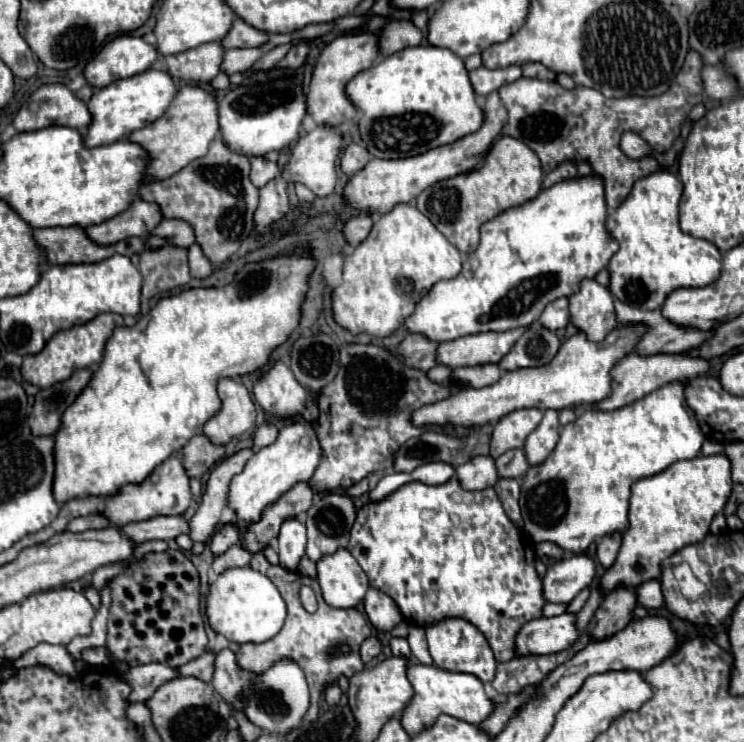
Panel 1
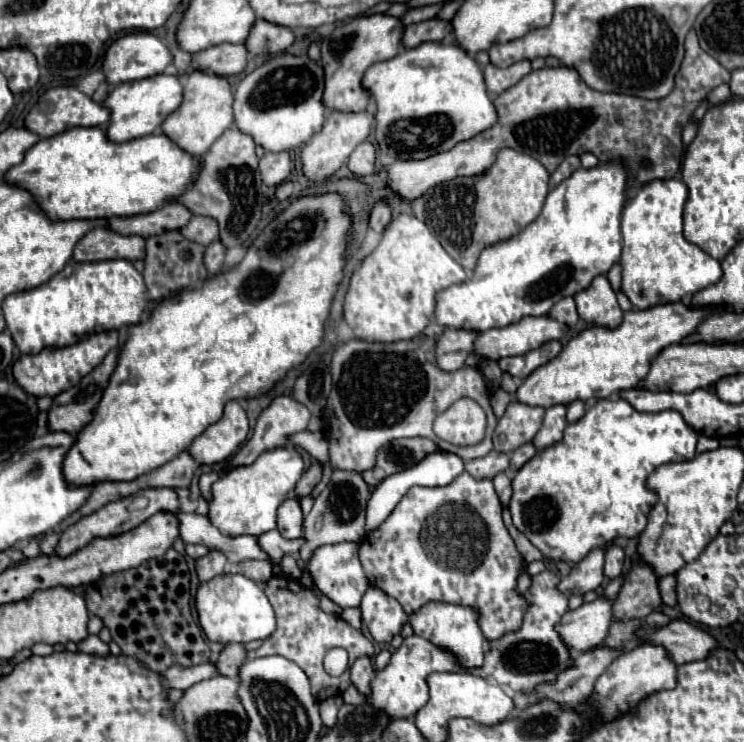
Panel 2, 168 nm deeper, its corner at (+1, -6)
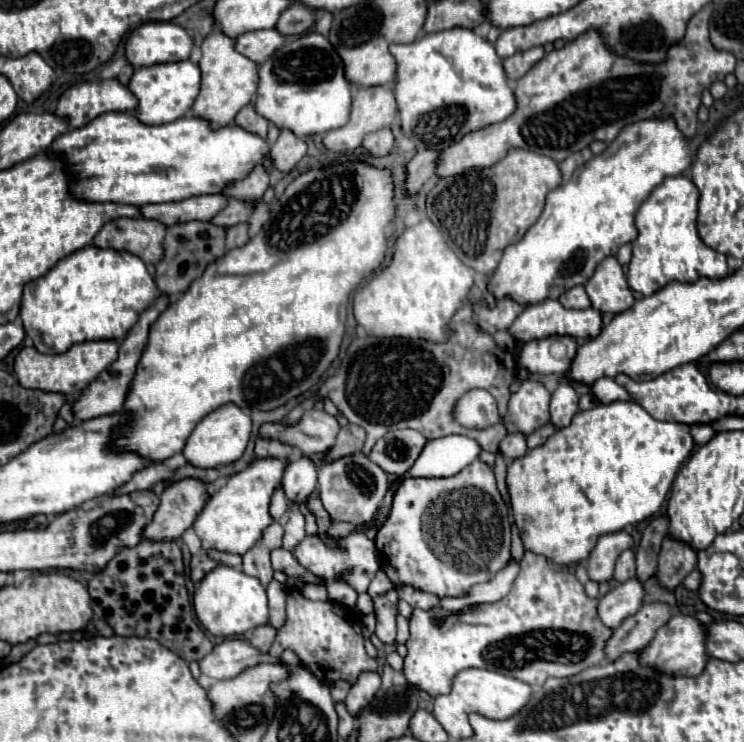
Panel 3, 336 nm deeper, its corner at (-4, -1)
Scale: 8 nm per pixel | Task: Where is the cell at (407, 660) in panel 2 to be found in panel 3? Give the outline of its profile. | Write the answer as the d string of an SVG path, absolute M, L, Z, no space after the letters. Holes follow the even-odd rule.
M526 553L520 561L520 573L514 581L512 591L496 603L482 603L472 609L466 607L460 615L442 613L442 611L420 611L414 609L410 619L410 639L406 641L406 657L404 657L404 679L418 691L426 691L430 697L438 697L450 691L452 679L458 671L468 667L490 669L528 685L542 685L548 677L572 677L582 669L594 667L604 659L604 643L610 637L610 629L604 627L596 615L598 599L590 599L584 593L584 585L576 579L572 571L556 569L546 557L536 553ZM444 617L444 621L436 627L430 619Z

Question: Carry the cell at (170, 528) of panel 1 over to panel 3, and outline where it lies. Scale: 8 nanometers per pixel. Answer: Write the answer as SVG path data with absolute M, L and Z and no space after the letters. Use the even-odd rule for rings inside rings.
M274 549L270 553L270 559L274 571L284 571L286 575L298 577L298 579L302 579L306 583L322 583L320 577L316 577L310 571L302 569L302 565L298 565L296 557L286 549Z

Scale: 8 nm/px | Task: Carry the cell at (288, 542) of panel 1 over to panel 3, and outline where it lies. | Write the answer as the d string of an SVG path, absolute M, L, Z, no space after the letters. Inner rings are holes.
M308 457L290 463L282 477L282 489L286 499L290 503L304 505L306 499L316 491L316 479L318 479L316 465Z

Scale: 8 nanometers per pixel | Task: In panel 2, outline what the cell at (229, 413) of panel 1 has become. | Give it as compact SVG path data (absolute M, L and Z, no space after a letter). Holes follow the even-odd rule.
M227 402L221 420L211 424L191 442L189 454L197 464L221 464L237 452L247 440L247 434L249 420L245 410L239 402Z

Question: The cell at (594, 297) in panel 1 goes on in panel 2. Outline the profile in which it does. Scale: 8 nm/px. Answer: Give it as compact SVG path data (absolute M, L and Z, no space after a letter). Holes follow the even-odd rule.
M597 276L589 288L575 294L579 316L587 324L615 328L621 324L623 312L607 276Z

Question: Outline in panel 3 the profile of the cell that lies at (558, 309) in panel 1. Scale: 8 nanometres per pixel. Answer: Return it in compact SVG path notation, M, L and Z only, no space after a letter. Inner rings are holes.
M578 285L574 289L568 289L566 293L562 293L560 303L564 307L568 307L568 309L588 309L590 307L590 299L588 299L588 295L586 295L586 291L584 291L582 285Z

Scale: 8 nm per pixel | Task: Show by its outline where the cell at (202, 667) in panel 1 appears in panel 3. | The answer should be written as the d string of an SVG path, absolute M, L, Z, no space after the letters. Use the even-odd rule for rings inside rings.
M262 625L248 635L248 643L254 645L254 649L262 649L262 653L266 653L270 649L274 637L276 637L276 629L272 629L270 625Z

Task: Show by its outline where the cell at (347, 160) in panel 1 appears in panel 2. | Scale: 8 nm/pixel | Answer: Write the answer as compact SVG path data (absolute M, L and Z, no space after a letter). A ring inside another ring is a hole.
M371 142L359 144L349 156L349 170L355 176L369 176L375 172L375 146Z

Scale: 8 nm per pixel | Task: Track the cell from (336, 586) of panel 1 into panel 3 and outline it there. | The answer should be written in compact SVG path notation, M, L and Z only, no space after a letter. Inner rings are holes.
M360 529L360 531L352 531L350 535L346 537L338 537L334 539L334 547L328 547L318 535L312 535L312 537L304 537L304 541L296 547L294 551L298 563L308 569L310 573L326 579L326 581L332 581L332 579L338 579L338 581L344 581L346 585L350 585L356 593L366 593L368 591L368 585L370 581L376 577L376 573L380 571L380 565L378 565L378 555L376 555L376 547L374 547L374 541L368 539L368 535Z

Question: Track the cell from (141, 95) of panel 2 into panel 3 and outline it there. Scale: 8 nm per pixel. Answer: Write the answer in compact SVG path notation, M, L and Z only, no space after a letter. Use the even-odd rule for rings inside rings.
M190 61L140 67L134 69L134 75L128 85L130 89L134 89L134 97L138 97L138 117L142 117L146 125L162 125L166 121L176 121L178 117L188 115L200 91L200 69Z

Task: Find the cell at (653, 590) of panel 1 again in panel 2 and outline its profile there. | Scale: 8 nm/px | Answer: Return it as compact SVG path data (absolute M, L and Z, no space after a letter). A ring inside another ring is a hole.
M673 574L661 578L661 598L667 606L677 604L677 578Z

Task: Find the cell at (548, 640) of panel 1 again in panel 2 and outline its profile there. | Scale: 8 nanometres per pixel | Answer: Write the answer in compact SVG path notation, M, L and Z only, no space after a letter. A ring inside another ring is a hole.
M597 596L593 602L581 604L577 610L571 610L561 620L561 638L573 646L577 652L591 650L593 646L603 644L609 628L613 624L613 600L607 596Z

